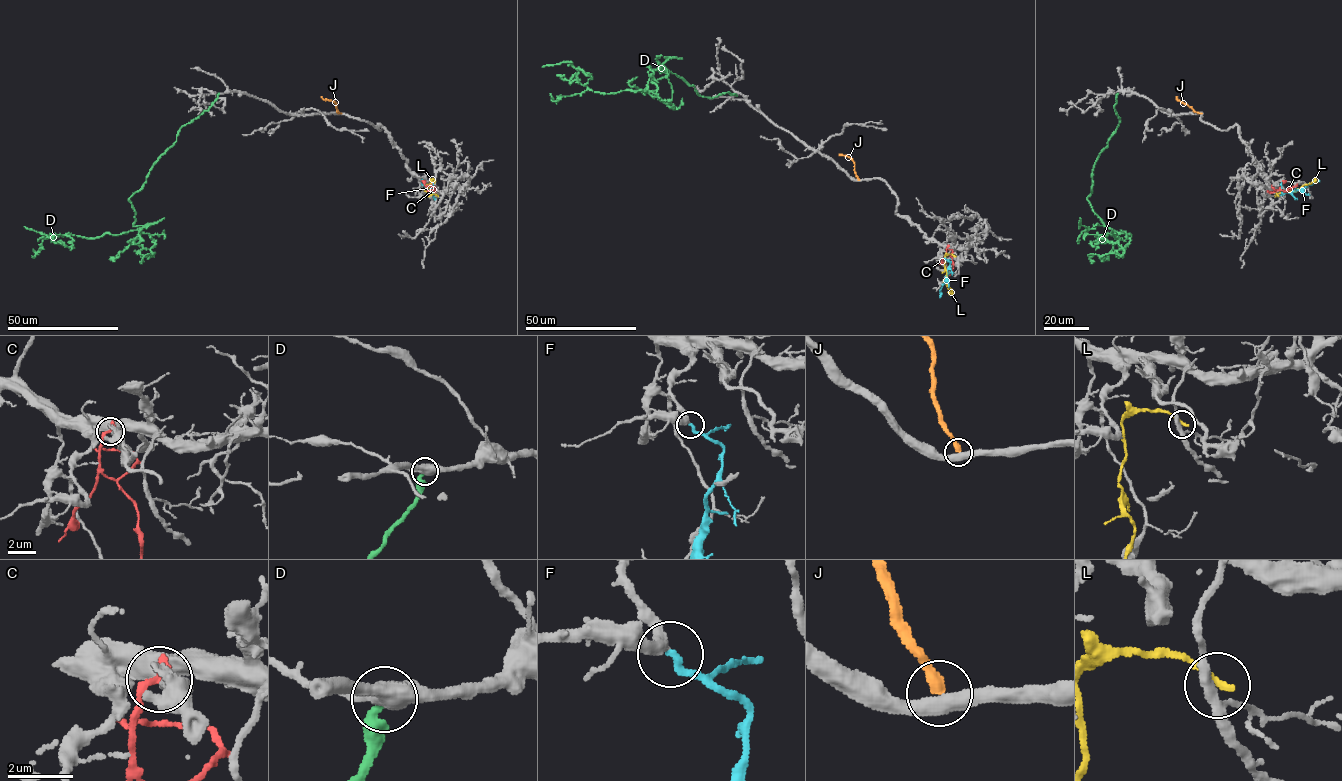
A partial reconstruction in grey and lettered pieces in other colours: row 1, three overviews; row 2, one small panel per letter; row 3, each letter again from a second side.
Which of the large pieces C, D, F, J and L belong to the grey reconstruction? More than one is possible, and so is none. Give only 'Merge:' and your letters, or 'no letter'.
Merge: F

